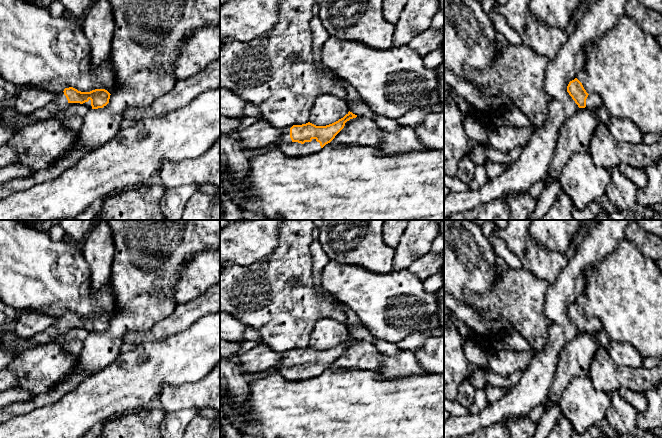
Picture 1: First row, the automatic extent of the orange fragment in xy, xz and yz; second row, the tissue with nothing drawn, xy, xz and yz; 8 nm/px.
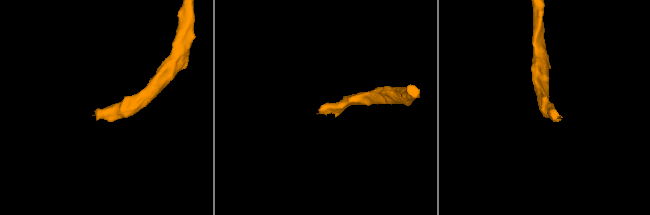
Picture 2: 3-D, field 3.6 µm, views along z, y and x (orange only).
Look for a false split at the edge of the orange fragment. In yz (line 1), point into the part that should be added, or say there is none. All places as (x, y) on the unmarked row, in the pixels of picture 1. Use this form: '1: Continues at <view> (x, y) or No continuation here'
1: Continues at yz (593, 325)

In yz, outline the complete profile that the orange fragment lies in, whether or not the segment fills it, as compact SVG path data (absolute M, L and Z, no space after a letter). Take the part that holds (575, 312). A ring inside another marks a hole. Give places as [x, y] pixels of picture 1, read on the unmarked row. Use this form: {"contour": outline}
{"contour": "M577 302L569 306L567 316L579 332L594 334L603 329L601 321L598 318L588 318Z"}

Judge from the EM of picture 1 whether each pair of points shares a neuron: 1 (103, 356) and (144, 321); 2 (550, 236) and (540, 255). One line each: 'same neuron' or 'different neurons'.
1: same neuron
2: different neurons

